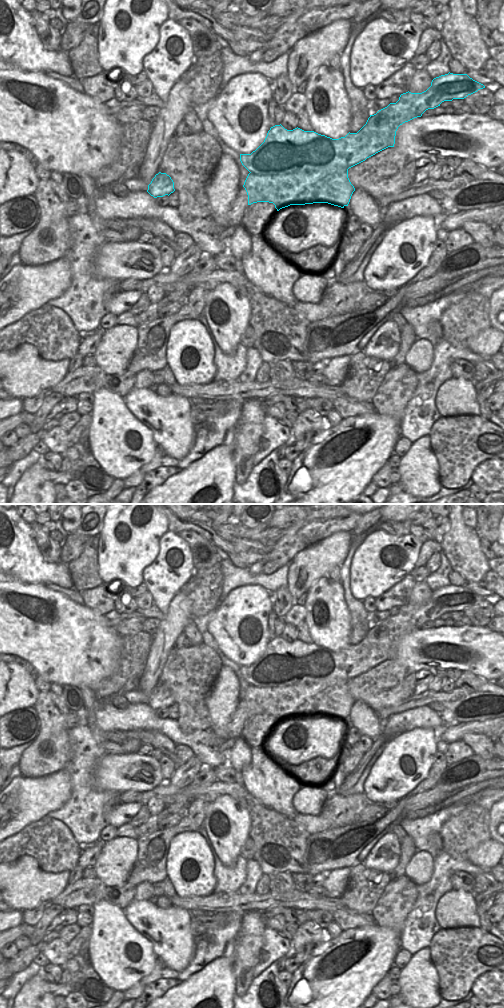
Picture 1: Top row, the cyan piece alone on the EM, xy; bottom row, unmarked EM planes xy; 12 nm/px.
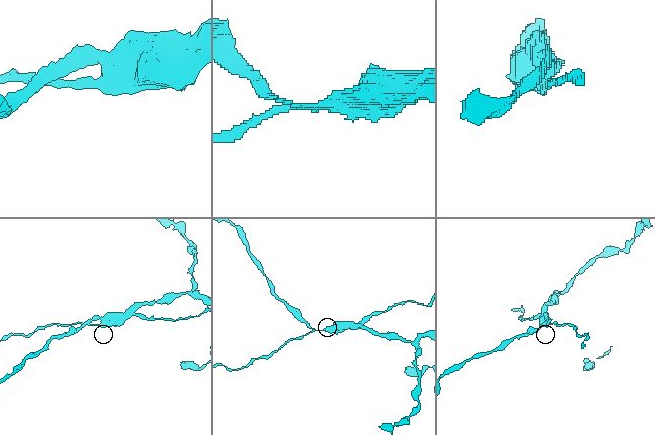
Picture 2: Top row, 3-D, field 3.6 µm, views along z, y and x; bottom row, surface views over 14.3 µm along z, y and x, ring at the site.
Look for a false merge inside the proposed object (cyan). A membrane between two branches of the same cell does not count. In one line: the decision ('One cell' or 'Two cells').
Two cells.

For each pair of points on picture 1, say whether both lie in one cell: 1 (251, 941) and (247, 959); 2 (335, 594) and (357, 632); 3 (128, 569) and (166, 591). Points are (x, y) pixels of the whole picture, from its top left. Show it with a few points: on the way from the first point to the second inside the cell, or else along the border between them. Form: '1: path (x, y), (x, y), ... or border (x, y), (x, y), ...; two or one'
1: path (248, 945), (247, 955); one
2: border (343, 599), (350, 614), (350, 643); two
3: border (156, 558), (143, 569), (142, 582); two

